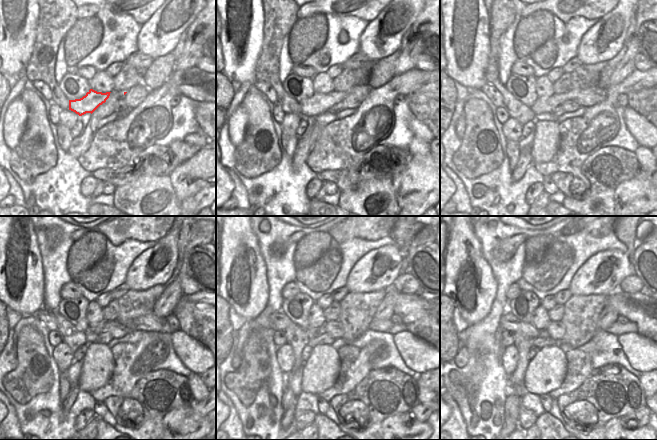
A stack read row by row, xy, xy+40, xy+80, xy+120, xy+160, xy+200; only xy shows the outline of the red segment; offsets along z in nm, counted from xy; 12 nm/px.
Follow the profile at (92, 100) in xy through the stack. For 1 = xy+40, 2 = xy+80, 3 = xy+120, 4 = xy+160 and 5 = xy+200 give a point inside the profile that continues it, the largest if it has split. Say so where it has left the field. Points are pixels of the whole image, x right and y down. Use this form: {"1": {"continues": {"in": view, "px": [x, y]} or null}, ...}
{"1": {"continues": {"in": "xy+40", "px": [318, 103]}}, "2": {"continues": {"in": "xy+80", "px": [542, 105]}}, "3": {"continues": {"in": "xy+120", "px": [150, 323]}}, "4": {"continues": {"in": "xy+160", "px": [387, 326]}}, "5": {"continues": {"in": "xy+200", "px": [617, 329]}}}

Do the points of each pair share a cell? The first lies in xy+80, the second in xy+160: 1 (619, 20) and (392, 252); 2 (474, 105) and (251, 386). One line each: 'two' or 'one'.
1: one
2: one

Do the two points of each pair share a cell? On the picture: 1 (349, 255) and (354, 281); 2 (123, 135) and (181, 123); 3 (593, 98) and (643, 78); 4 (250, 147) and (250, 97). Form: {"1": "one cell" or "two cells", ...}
{"1": "two cells", "2": "two cells", "3": "two cells", "4": "one cell"}

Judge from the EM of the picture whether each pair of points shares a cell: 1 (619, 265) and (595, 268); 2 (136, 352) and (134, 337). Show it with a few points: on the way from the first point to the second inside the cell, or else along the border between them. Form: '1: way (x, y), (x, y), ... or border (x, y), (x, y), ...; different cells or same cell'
1: way (617, 258), (609, 255), (602, 261); same cell
2: border (147, 332), (135, 343), (117, 343), (112, 348); different cells

